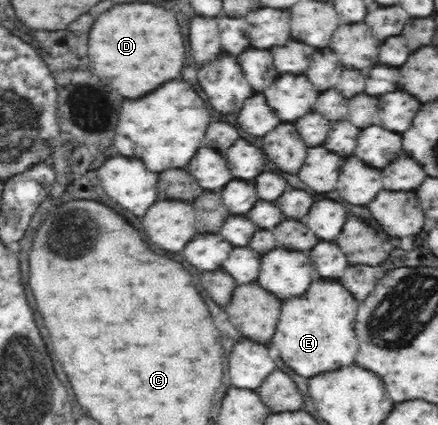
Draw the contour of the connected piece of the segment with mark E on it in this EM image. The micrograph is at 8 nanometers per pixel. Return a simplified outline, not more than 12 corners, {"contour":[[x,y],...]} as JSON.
{"contour":[[335,282],[285,300],[273,336],[311,378],[357,356],[357,300]]}

